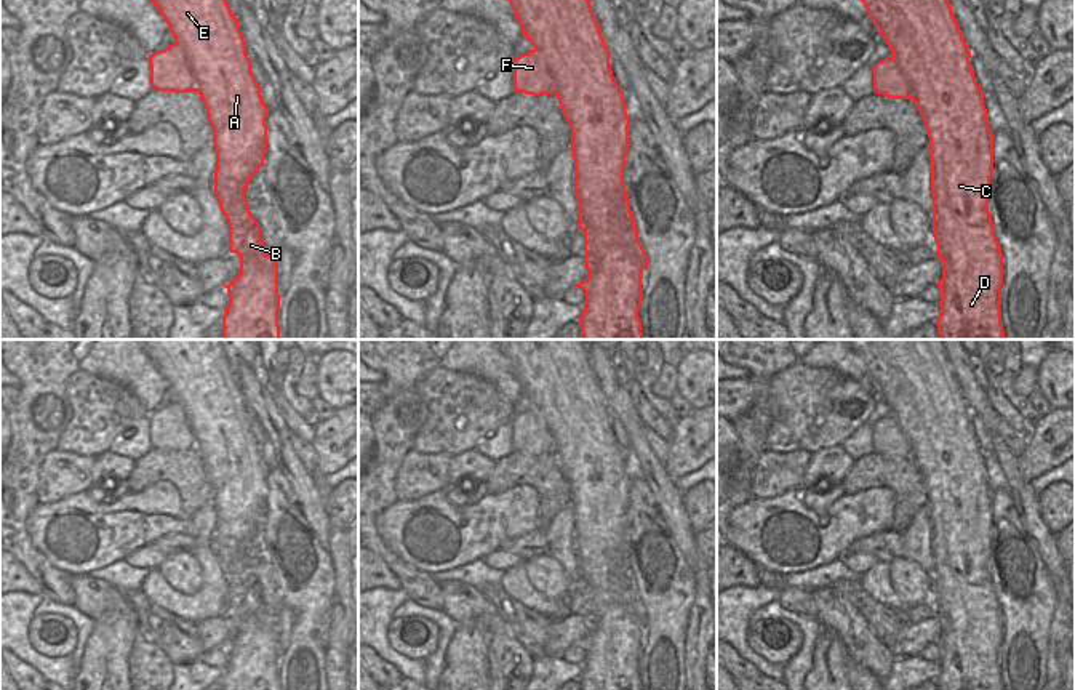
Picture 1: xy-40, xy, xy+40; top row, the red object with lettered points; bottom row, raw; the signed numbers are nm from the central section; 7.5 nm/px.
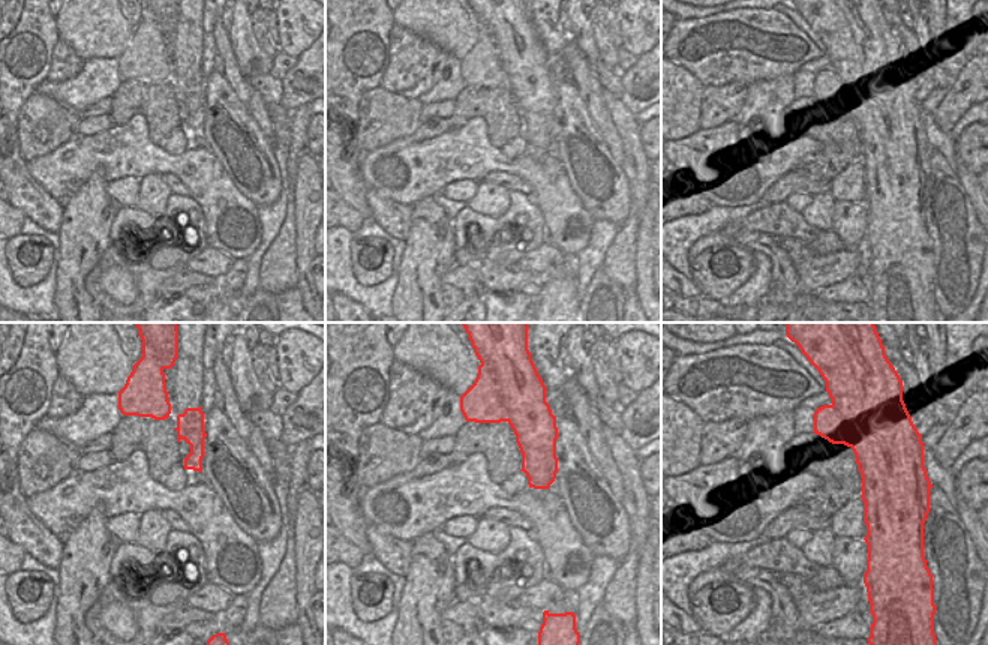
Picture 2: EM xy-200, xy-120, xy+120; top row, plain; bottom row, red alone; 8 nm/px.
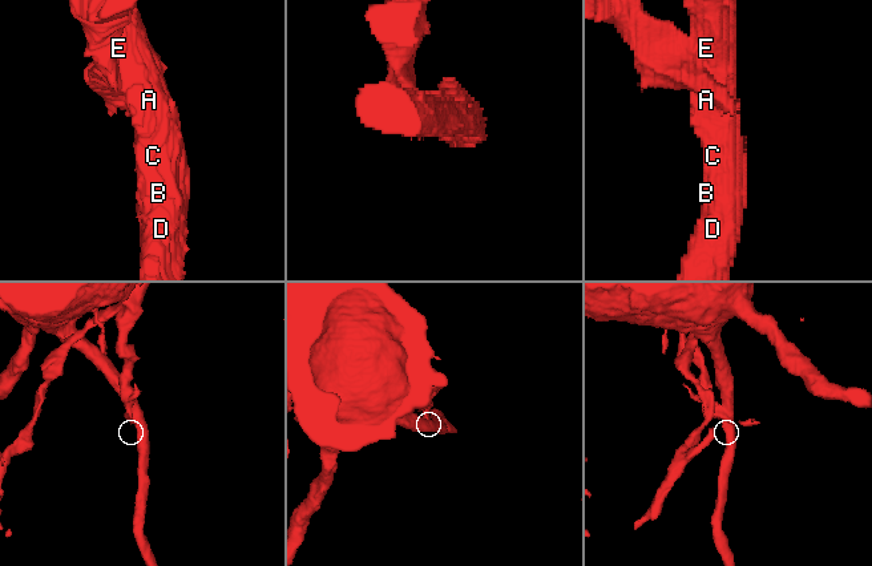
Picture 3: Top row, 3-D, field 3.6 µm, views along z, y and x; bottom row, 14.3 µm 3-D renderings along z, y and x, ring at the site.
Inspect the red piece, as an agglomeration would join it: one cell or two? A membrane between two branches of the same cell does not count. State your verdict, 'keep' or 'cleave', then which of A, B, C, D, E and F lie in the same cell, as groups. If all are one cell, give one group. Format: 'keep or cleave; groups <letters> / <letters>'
cleave; groups A B C D E / F

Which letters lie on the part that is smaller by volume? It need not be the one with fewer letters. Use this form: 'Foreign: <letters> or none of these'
Foreign: F.

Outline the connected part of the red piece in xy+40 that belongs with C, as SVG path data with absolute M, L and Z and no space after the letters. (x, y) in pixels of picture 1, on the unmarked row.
M848 339L912 443L929 496L933 596L942 620L937 690L1003 690L1003 612L989 570L993 491L942 339Z

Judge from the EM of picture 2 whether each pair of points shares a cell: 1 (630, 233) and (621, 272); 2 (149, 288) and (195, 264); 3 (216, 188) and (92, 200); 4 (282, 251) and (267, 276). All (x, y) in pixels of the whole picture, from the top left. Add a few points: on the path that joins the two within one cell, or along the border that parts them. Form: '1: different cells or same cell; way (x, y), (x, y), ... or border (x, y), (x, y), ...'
1: same cell; way (624, 242), (621, 263)
2: different cells; border (206, 246), (185, 266)
3: different cells; border (101, 167), (74, 195)
4: same cell; way (281, 257), (279, 264), (273, 270)

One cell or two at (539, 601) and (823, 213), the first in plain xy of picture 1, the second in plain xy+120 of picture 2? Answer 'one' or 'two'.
one

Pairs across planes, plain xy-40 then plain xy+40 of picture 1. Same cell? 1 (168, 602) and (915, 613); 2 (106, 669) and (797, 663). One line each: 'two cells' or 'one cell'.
1: two cells
2: two cells

